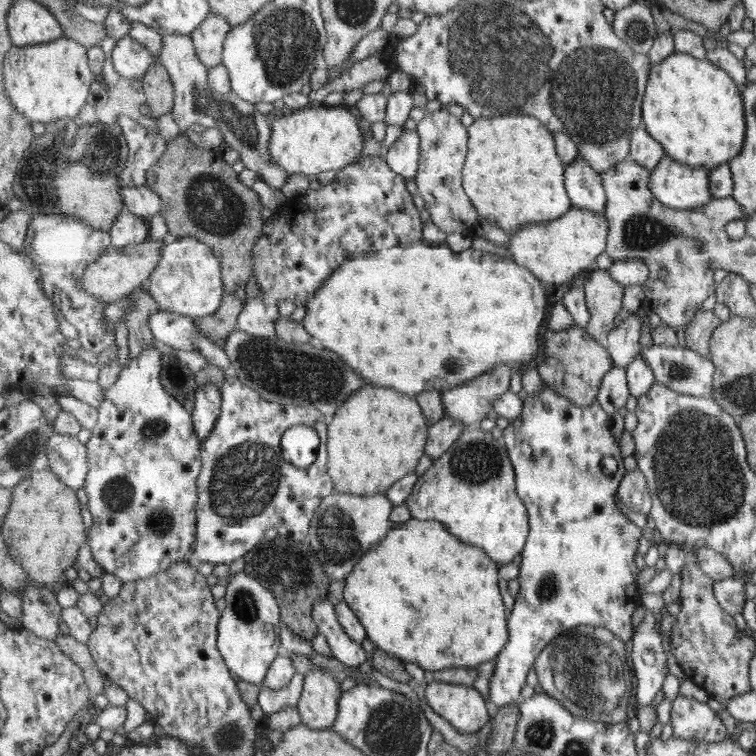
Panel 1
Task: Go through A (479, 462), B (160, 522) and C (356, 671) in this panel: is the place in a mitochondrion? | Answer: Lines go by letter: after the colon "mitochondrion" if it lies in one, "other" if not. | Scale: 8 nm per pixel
A: mitochondrion
B: mitochondrion
C: other

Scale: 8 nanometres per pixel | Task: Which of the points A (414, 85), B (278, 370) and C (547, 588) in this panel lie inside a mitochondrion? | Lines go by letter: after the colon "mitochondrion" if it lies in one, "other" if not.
A: other
B: mitochondrion
C: mitochondrion

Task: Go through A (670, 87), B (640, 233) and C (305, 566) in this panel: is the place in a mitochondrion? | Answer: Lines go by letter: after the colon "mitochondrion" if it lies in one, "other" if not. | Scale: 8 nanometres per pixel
A: other
B: mitochondrion
C: mitochondrion

